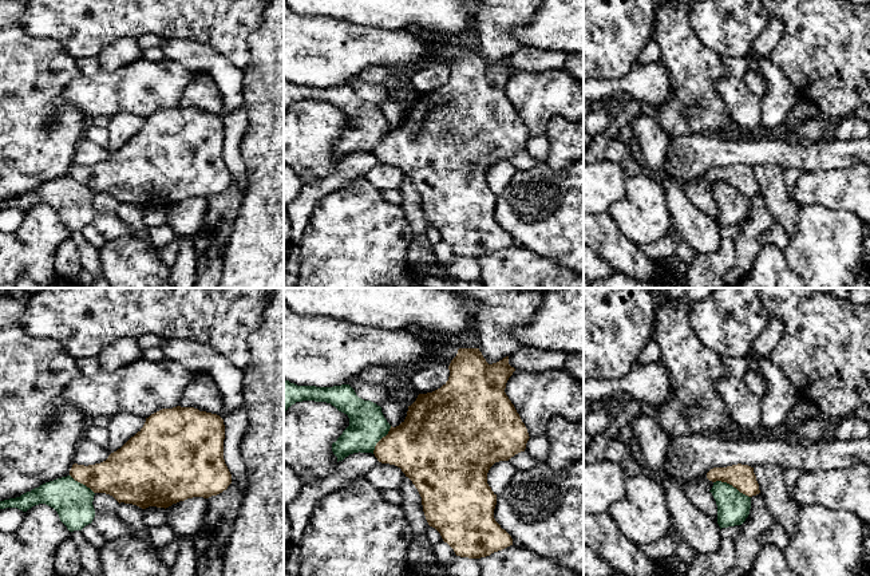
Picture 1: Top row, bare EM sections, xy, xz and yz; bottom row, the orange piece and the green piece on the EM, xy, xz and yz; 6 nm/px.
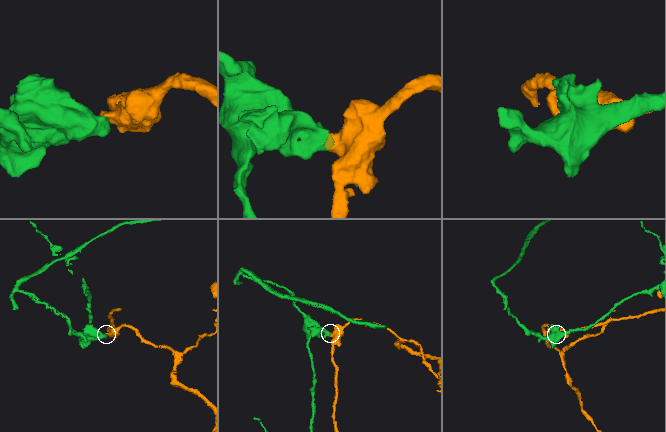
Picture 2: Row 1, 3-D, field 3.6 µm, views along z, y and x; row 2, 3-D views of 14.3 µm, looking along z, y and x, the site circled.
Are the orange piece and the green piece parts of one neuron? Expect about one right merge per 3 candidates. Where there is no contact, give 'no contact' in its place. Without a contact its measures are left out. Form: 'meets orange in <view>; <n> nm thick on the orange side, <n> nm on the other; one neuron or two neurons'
meets orange in yz; 150 nm thick on the orange side, 190 nm on the other; two neurons

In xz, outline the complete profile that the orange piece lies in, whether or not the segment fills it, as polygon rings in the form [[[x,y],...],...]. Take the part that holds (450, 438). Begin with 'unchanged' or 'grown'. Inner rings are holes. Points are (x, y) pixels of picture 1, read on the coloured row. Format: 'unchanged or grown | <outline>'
unchanged | [[[459,348],[451,360],[448,380],[438,390],[419,394],[408,406],[406,419],[389,429],[375,446],[373,454],[381,463],[395,465],[408,477],[422,497],[423,512],[456,556],[481,559],[513,545],[511,536],[494,518],[497,494],[487,484],[490,467],[525,451],[529,433],[514,405],[505,392],[509,378],[515,371],[509,356],[489,364],[479,348]]]

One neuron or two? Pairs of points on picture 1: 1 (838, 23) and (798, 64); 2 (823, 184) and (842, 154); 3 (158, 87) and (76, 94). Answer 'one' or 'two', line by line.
1: one
2: two
3: one

